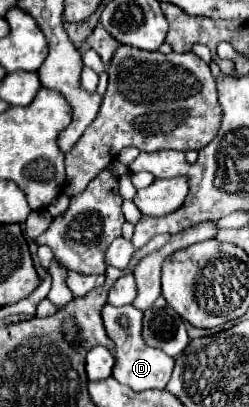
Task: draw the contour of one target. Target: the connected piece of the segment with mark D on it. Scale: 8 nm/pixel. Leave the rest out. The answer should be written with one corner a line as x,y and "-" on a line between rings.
106,303
102,307
102,321
106,327
108,337
116,343
116,364
113,367
112,376
122,384
127,385
134,391
146,391
146,389
166,389
172,369
174,369
174,359
168,357
164,351
156,351
148,347
142,341
142,311
136,309
134,305
122,305
122,307
112,307

